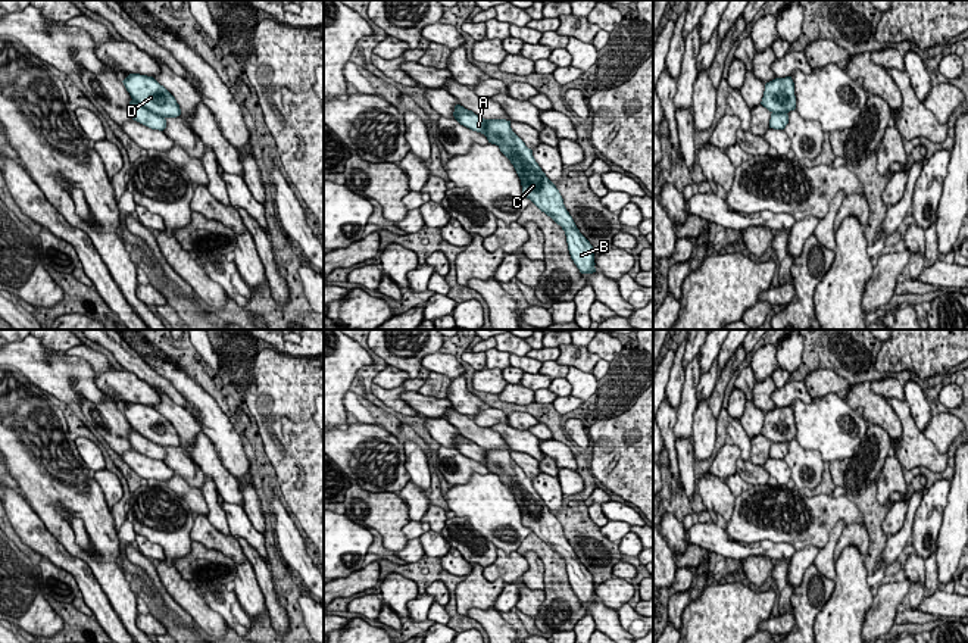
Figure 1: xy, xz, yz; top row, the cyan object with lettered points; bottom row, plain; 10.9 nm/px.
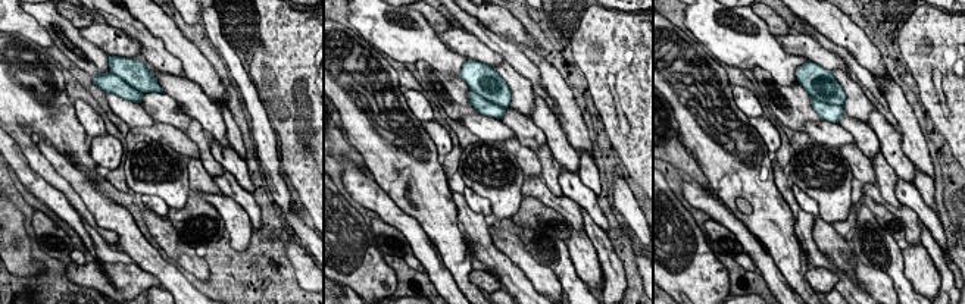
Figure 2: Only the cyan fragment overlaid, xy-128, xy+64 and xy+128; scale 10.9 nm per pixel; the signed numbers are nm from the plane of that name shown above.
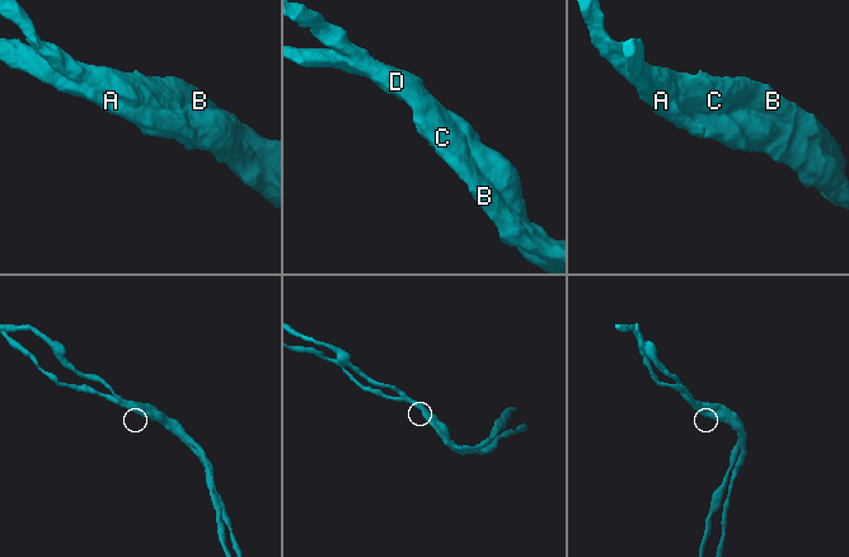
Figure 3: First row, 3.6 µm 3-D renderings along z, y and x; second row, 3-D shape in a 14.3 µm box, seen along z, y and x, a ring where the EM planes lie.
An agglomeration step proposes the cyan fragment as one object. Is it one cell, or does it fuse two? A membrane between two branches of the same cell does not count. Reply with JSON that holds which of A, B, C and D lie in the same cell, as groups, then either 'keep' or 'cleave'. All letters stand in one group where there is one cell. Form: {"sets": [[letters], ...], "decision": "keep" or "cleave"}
{"sets": [["A"], ["B", "C", "D"]], "decision": "cleave"}

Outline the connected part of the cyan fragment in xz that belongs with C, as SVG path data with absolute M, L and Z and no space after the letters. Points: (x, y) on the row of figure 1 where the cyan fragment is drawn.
M487 119L485 137L496 144L513 165L522 185L522 196L562 227L571 259L581 274L593 274L594 252L590 241L580 232L563 205L556 185L546 177L533 156L533 150L512 131L510 121Z

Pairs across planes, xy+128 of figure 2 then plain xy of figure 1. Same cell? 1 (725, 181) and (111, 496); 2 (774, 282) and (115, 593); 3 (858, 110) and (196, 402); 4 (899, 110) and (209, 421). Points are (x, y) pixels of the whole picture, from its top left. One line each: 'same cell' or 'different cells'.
1: different cells
2: same cell
3: different cells
4: same cell

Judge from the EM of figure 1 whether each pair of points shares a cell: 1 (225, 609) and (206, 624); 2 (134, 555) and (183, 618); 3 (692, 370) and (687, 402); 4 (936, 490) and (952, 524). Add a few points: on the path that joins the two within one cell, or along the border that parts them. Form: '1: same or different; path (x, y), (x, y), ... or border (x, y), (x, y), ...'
1: different; border (203, 596), (205, 602), (227, 623)
2: same; path (150, 571), (169, 602)
3: same; path (692, 377), (689, 395)
4: different; border (951, 481), (948, 503), (936, 542)

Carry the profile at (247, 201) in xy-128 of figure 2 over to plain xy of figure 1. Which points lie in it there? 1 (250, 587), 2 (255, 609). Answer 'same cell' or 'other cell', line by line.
1: other cell
2: other cell

